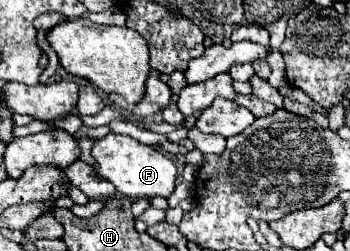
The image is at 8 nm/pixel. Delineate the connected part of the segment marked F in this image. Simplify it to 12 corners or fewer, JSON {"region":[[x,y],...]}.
{"region":[[130,136],[94,142],[92,170],[126,198],[168,198],[174,160]]}

